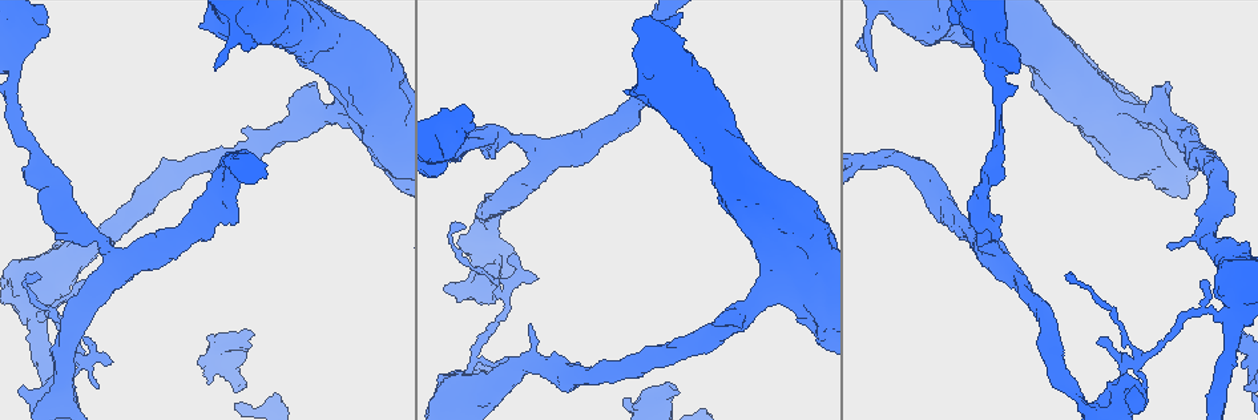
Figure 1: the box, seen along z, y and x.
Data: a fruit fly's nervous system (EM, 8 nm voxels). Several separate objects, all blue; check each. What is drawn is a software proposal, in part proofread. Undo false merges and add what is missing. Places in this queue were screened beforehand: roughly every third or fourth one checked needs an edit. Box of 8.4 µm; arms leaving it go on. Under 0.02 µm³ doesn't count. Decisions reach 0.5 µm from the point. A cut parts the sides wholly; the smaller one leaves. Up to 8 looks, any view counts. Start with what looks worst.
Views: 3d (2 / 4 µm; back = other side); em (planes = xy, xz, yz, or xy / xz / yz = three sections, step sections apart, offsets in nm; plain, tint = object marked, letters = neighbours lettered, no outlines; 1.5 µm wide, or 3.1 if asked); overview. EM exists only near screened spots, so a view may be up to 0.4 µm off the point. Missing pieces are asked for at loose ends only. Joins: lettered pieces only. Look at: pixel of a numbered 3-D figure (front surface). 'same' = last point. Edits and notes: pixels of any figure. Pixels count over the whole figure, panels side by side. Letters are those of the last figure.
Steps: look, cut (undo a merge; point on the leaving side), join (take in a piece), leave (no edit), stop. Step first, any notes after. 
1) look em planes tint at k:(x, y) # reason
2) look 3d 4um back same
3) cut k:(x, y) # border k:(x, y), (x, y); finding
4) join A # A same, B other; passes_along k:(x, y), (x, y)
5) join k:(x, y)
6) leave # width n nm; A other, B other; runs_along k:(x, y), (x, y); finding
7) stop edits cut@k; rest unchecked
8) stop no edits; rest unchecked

look 3d 2um at 1:(244, 329) # branch stops here

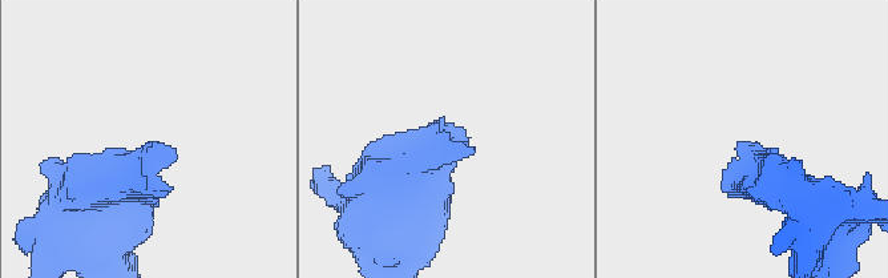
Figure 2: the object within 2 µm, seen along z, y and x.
look em planes tint at 2:(736, 146)

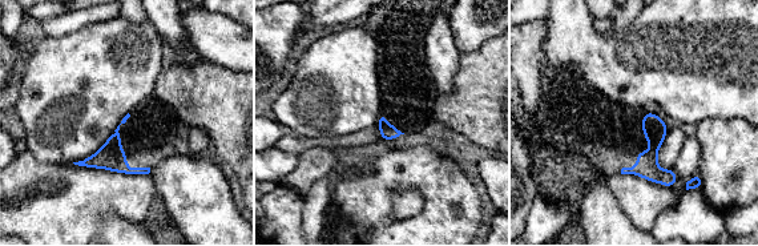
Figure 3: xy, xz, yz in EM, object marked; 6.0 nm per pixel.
look em planes letters same # see the neighbours

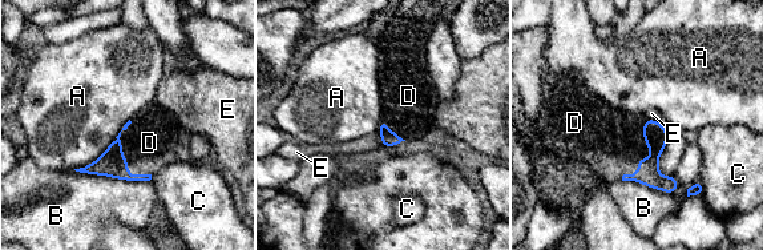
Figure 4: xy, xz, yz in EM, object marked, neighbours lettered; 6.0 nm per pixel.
join D # A other, B other, C other, D same, E other; passes_along 4:(655, 136), (648, 158), (610, 141); the cell continues

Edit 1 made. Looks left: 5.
look overview # see it whole again

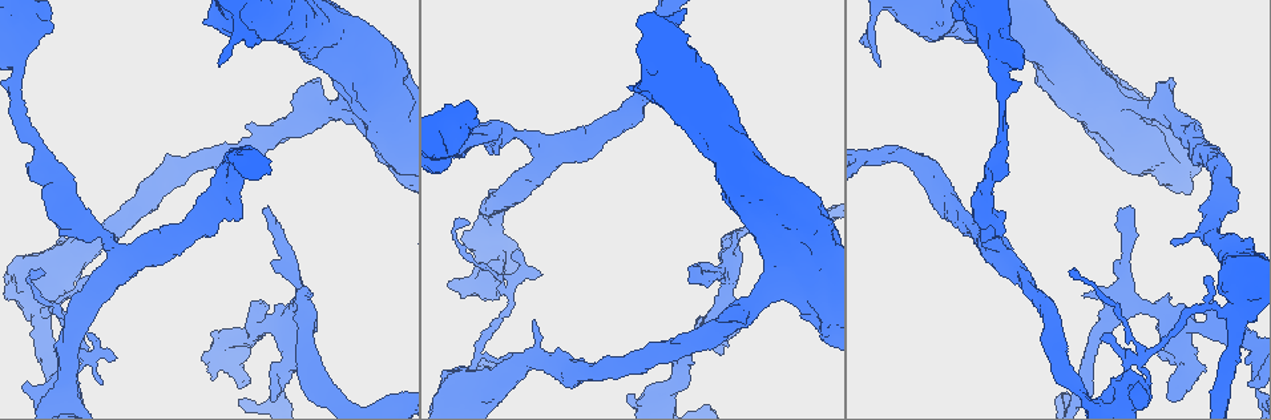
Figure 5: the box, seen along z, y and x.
look em yz step 8 letters at 5:(1118, 211) # free end

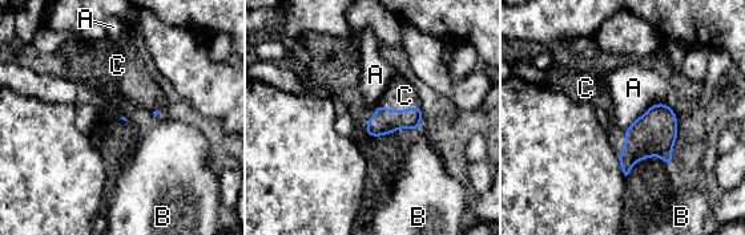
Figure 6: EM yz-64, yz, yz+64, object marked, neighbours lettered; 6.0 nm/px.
join C # A other, B other, C same; passes_along 6:(385, 121), (399, 110), (399, 94); the cell continues

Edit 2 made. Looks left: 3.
look overview

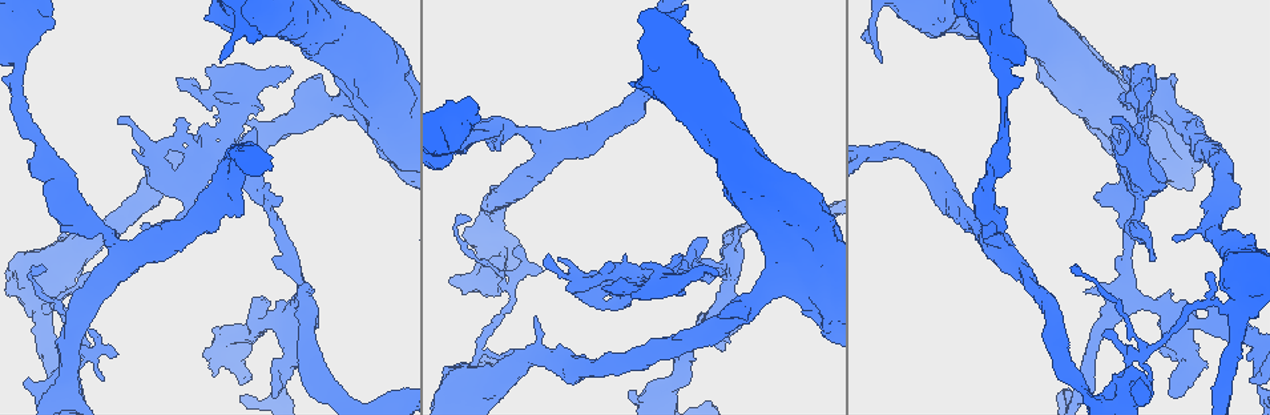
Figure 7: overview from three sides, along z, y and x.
look em xz step 4 letters at 7:(1112, 122) # thin end

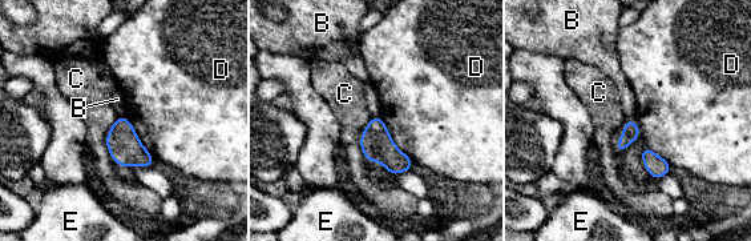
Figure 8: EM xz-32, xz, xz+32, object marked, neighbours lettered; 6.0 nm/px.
look em planes letters same # cut it another way

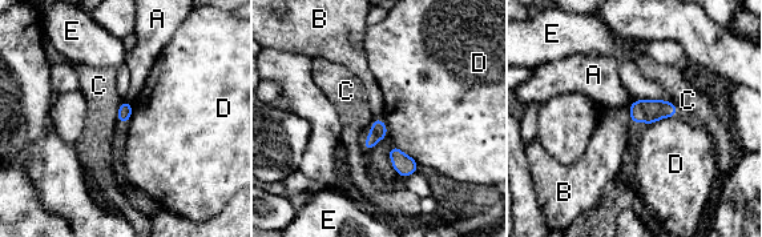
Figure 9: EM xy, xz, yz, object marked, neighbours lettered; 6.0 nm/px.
leave # width 80 nm; A other, B other, C other, D other, E other; border 9:(628, 108), (631, 120); none of them fits

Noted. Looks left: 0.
stop edits join@4, join@6; rest unchecked

